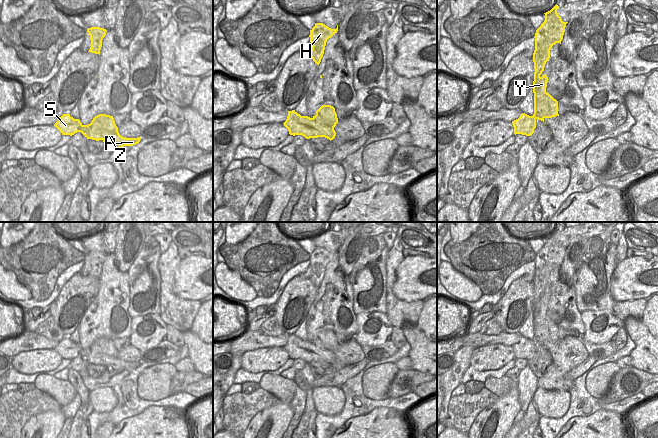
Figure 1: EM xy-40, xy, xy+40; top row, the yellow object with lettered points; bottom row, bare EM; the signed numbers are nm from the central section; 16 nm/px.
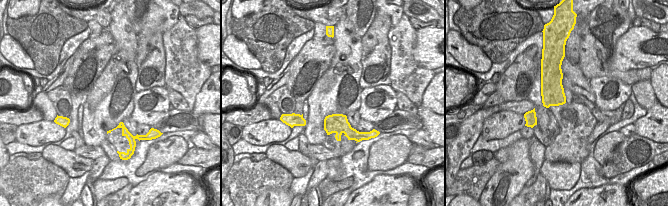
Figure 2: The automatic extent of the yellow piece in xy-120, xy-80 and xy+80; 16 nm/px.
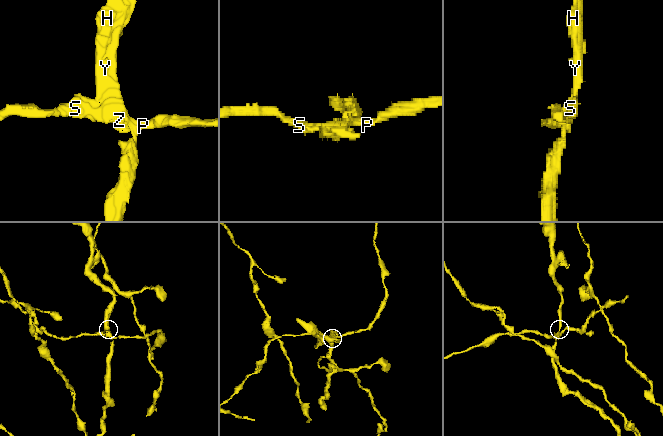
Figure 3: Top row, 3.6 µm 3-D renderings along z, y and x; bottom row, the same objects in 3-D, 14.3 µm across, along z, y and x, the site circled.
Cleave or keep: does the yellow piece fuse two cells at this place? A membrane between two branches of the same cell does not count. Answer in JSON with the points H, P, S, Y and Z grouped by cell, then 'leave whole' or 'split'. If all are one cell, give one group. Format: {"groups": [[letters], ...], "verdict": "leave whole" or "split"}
{"groups": [["H", "Y"], ["P", "S", "Z"]], "verdict": "split"}

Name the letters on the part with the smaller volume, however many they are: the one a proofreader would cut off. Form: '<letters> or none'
P, S, Z

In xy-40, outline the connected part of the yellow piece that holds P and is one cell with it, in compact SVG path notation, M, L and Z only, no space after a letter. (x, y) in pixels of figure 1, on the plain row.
M63 338L54 350L62 359L74 359L81 356L87 363L102 364L109 374L118 374L124 370L133 370L140 366L138 362L126 362L121 359L113 359L107 352L104 352L97 343L93 342L90 348L83 349L79 343L74 343L70 338Z

